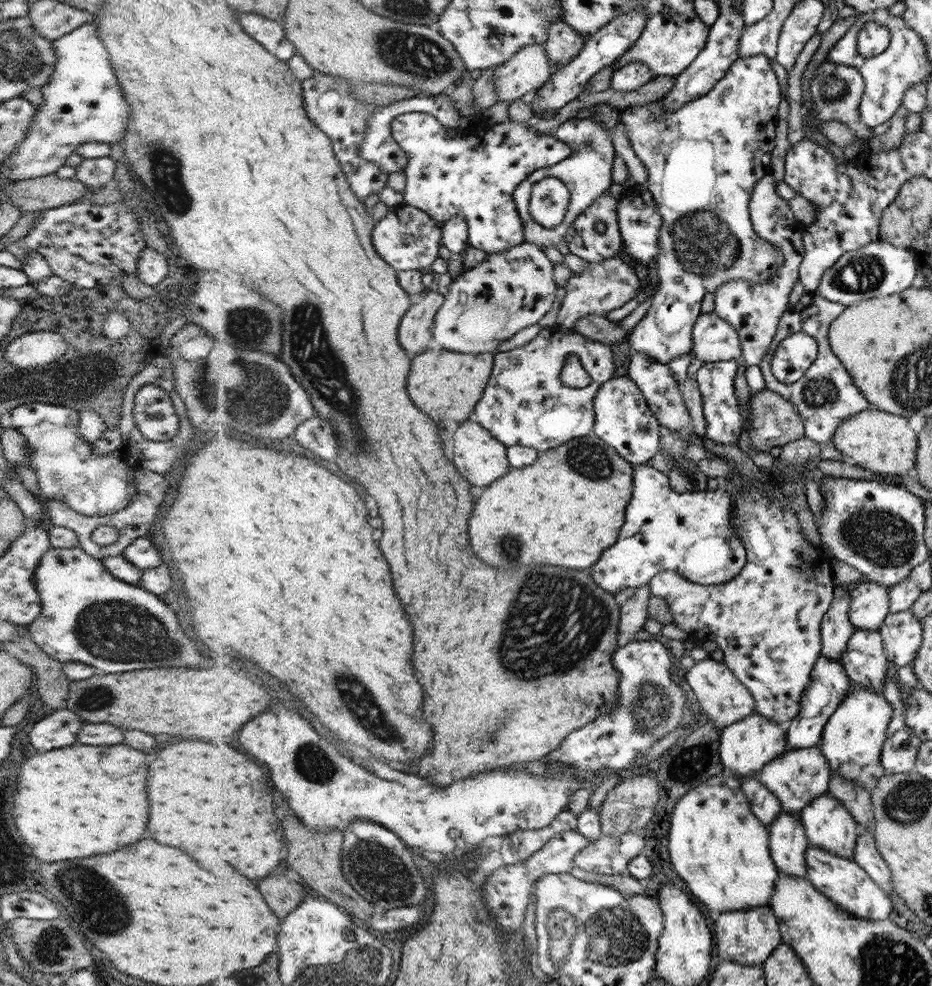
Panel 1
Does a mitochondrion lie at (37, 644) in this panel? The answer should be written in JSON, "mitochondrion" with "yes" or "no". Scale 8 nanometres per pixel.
{"mitochondrion":"no"}

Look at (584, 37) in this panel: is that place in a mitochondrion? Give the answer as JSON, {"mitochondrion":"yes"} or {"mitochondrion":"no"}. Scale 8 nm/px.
{"mitochondrion":"no"}

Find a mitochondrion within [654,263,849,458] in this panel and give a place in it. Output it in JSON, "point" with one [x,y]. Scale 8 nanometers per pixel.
{"point":[818,392]}

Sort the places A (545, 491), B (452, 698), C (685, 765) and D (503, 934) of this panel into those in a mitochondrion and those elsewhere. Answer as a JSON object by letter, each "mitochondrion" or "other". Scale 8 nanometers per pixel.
{"A":"other","B":"other","C":"other","D":"other"}

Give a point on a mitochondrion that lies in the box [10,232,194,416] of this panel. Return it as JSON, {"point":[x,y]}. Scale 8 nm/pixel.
{"point":[82,384]}

